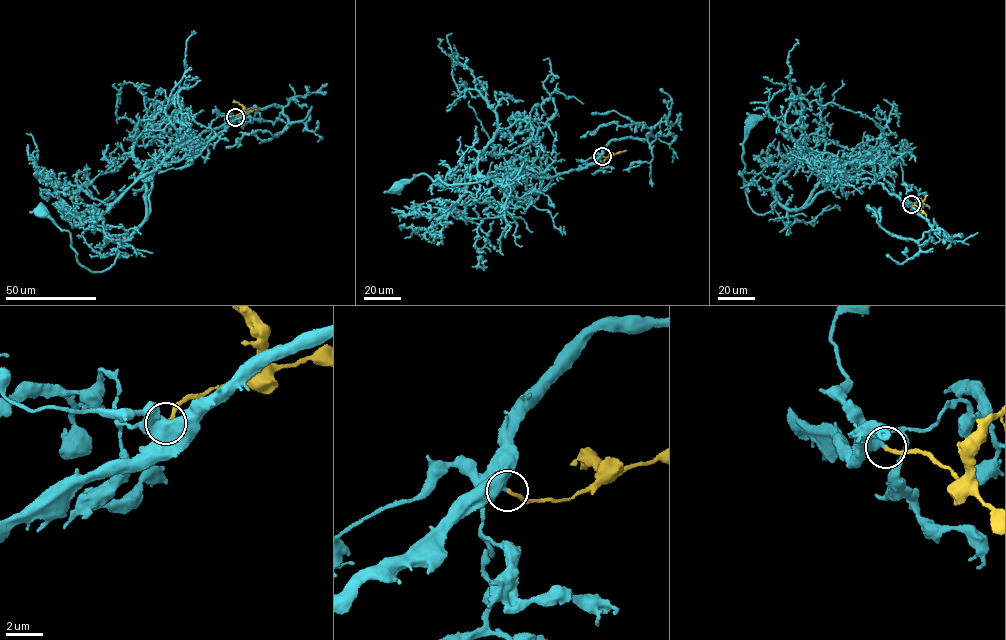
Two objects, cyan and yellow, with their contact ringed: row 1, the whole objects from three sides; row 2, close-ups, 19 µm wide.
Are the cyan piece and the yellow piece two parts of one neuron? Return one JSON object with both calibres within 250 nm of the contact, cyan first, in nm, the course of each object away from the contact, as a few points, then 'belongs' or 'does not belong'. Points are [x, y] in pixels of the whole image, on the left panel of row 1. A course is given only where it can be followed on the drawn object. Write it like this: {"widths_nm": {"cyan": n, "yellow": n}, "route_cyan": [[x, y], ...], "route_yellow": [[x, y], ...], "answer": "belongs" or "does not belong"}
{"widths_nm": {"cyan": 500, "yellow": 200}, "route_cyan": [[235, 117], [166, 146], [146, 217], [117, 242], [106, 269], [93, 272], [80, 264], [70, 232], [41, 211]], "route_yellow": [[235, 117], [244, 109], [234, 100]], "answer": "belongs"}

